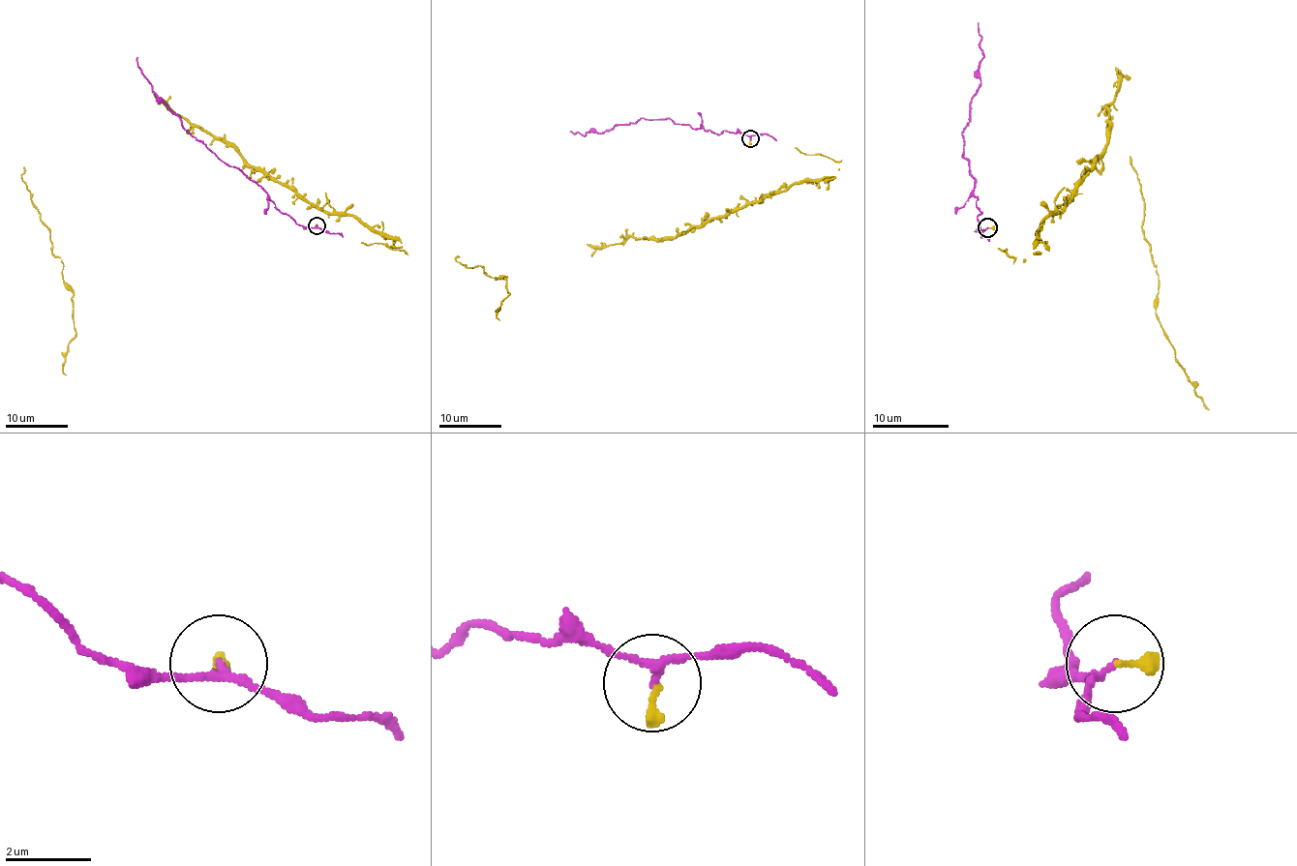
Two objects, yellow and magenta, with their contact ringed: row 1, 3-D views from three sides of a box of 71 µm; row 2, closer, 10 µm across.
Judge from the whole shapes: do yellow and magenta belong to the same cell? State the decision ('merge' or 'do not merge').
merge

